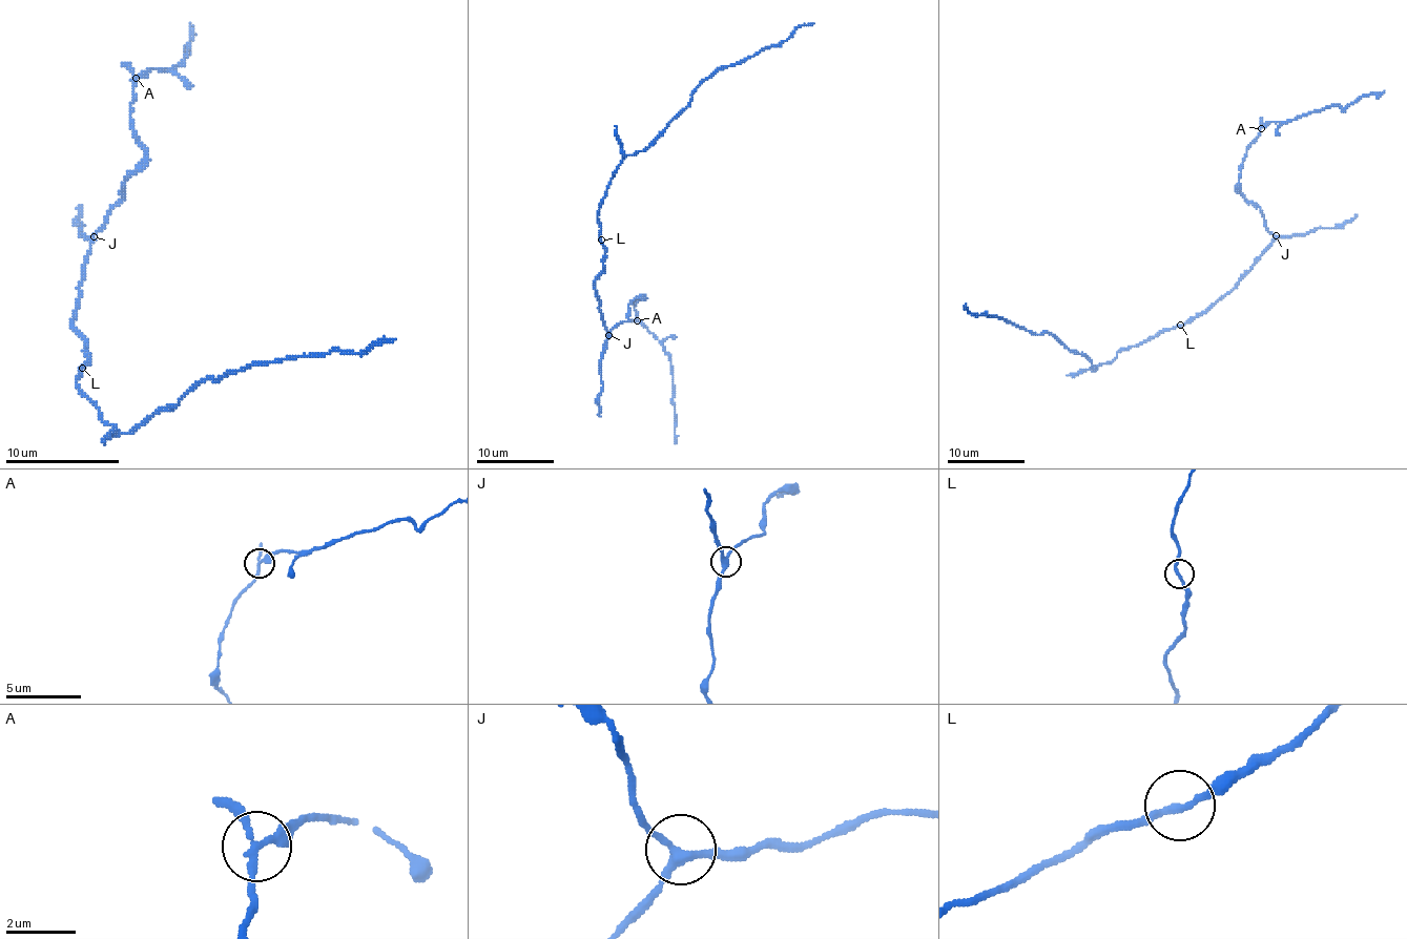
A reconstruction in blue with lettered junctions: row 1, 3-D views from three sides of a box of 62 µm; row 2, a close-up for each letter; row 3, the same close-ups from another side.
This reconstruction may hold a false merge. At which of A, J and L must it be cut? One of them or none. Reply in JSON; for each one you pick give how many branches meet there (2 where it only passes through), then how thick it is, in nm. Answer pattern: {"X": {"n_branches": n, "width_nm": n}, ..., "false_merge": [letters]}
{"A": {"n_branches": 3, "width_nm": 200}, "false_merge": ["A"]}

